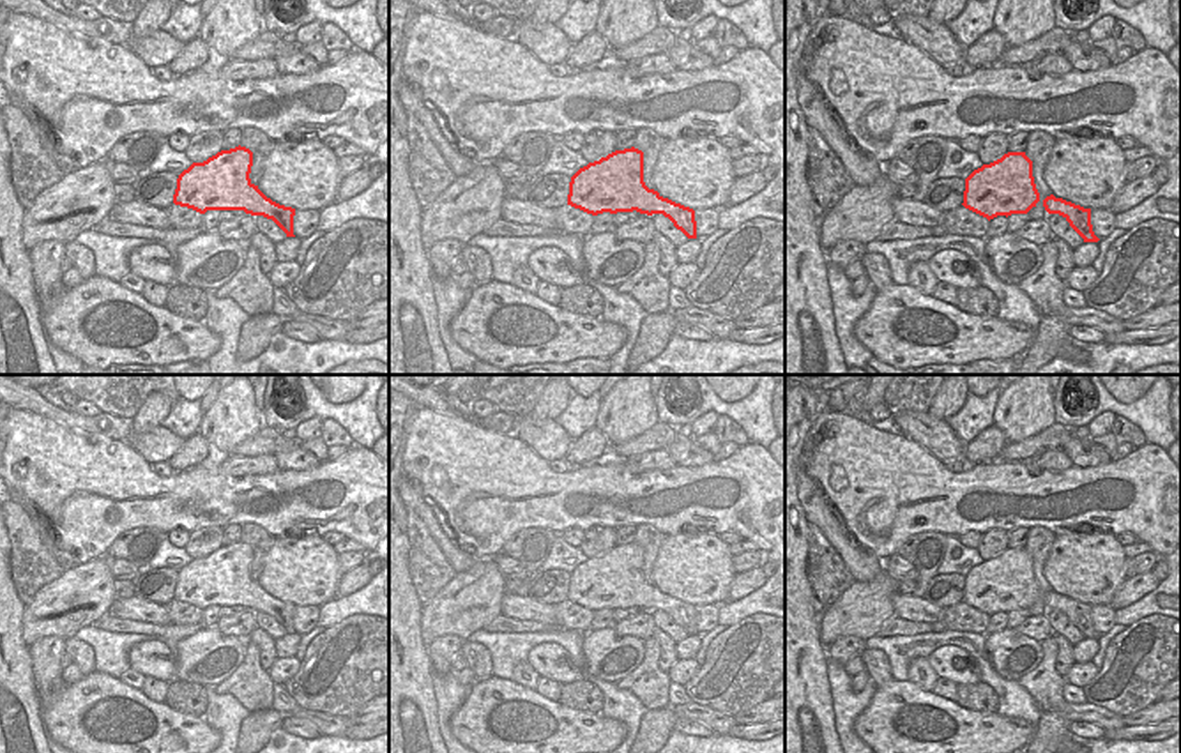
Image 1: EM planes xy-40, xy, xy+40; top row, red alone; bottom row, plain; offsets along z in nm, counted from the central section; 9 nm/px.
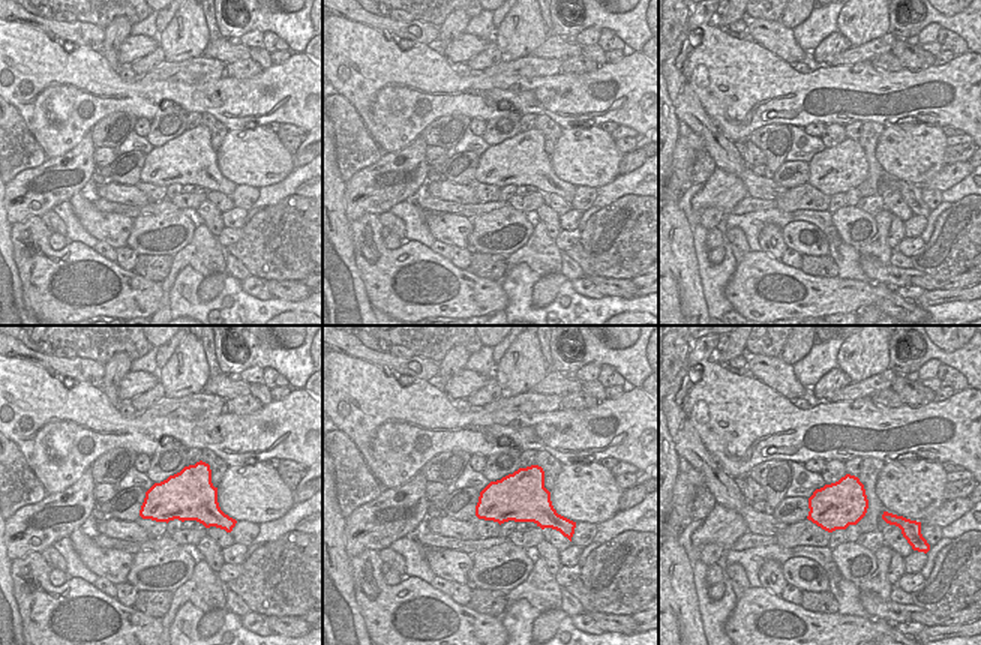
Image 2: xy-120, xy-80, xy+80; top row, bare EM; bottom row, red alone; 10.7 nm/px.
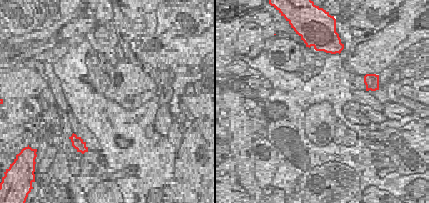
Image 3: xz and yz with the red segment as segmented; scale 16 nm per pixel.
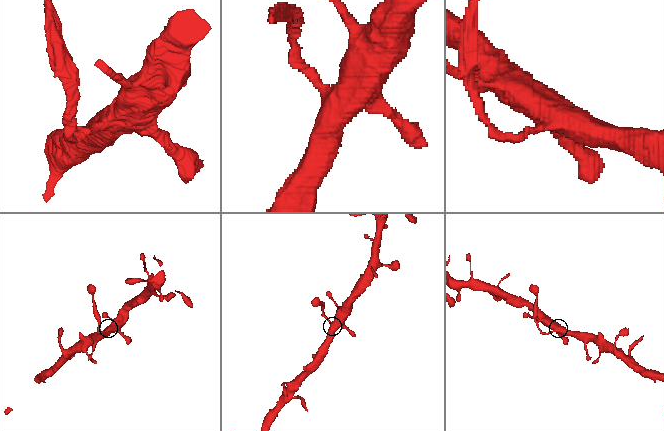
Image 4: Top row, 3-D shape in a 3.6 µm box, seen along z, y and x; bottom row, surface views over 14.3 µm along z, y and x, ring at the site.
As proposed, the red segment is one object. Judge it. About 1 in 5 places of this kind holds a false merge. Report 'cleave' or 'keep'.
keep

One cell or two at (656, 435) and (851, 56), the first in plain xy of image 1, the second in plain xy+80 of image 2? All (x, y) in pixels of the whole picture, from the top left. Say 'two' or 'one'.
one

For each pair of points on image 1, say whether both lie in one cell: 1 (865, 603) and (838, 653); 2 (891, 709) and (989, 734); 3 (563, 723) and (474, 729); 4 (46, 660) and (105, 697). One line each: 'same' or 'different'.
1: different
2: same
3: same
4: same

